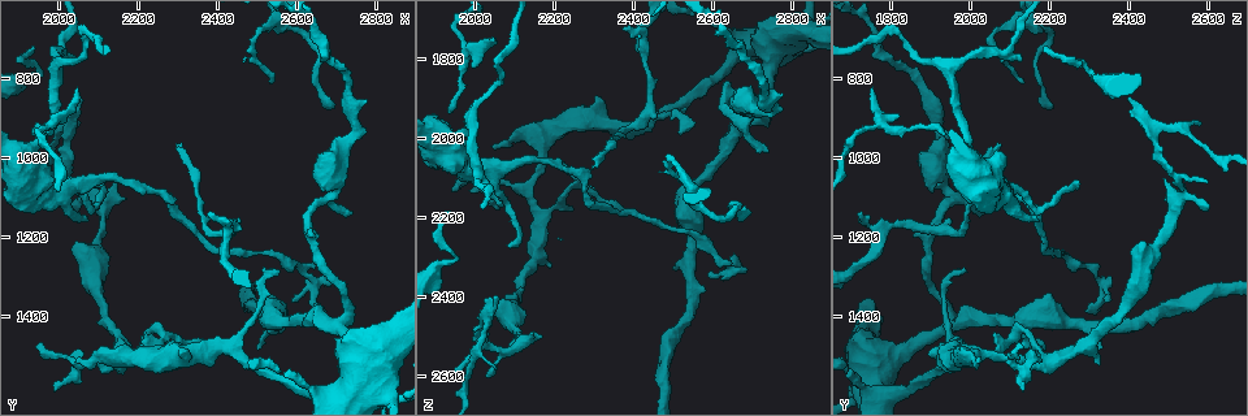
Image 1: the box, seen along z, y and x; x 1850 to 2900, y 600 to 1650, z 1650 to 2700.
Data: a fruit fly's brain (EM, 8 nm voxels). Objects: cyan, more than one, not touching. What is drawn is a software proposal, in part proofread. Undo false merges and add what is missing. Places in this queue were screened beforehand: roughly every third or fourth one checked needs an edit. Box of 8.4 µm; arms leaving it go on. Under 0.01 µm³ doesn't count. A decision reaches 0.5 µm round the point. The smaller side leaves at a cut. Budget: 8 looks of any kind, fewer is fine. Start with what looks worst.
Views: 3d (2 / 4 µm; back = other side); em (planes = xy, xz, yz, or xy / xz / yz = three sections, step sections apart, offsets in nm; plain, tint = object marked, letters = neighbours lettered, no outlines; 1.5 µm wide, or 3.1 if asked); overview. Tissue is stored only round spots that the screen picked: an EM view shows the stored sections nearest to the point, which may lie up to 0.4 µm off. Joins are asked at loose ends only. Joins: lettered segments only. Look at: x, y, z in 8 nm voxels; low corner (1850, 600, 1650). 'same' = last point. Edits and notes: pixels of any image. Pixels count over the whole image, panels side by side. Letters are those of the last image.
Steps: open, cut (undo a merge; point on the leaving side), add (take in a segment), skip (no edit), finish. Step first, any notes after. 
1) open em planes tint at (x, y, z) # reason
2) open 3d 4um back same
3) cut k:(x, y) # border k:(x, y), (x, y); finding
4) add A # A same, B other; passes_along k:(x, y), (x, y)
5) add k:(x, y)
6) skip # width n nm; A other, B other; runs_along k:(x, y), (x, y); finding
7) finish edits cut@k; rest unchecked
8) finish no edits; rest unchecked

open 3d 4um at (2695, 875, 2190) # an open end

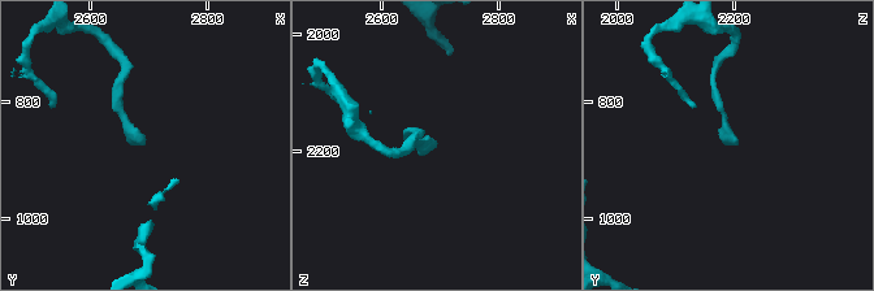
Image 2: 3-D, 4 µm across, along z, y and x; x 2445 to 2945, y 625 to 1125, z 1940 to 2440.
open em yz step 4 letters at (2690, 870, 2190)

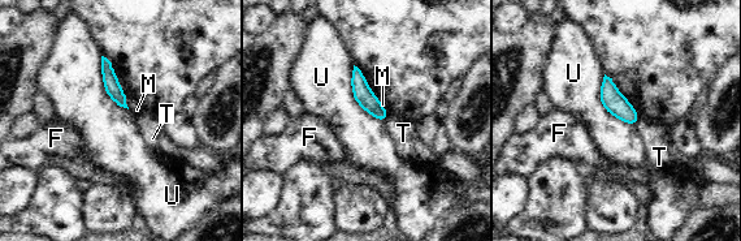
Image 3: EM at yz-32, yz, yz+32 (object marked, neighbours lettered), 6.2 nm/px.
open em planes letters same

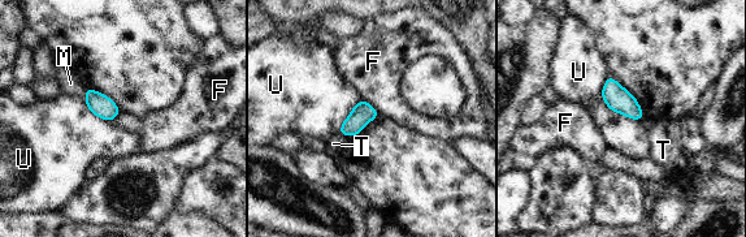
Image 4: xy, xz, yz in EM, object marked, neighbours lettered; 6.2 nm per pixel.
skip # longest_contact U 360 nm; F other, M other, T other, U other; border 4:(607, 74), (603, 103), (640, 121); no lettered segment goes on from it

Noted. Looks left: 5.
open 3d 2um at (2050, 845, 2400) # tapers out

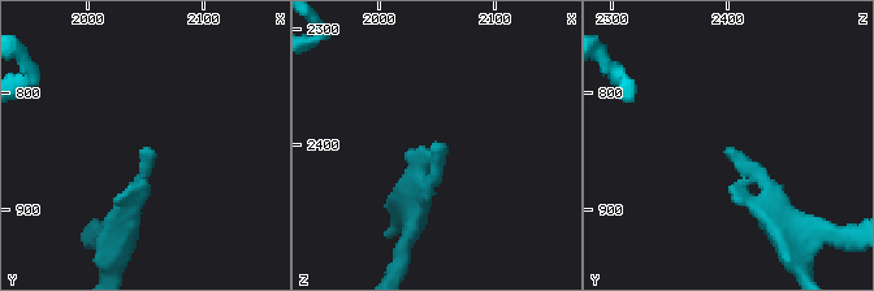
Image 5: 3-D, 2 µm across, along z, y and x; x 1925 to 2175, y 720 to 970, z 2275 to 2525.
open em planes letters at (2052, 850, 2398)

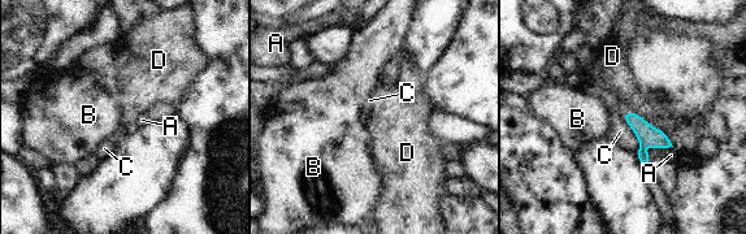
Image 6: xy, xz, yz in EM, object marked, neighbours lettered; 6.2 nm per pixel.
skip # A other, B other, C other, D other; runs_along 6:(629, 113), (643, 131), (645, 164); no lettered segment goes on from it

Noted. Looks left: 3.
open em planes tint at (2505, 1475, 2330) # free end

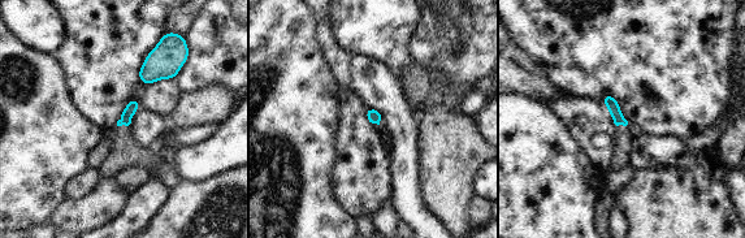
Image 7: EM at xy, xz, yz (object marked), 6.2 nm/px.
open em planes letters same

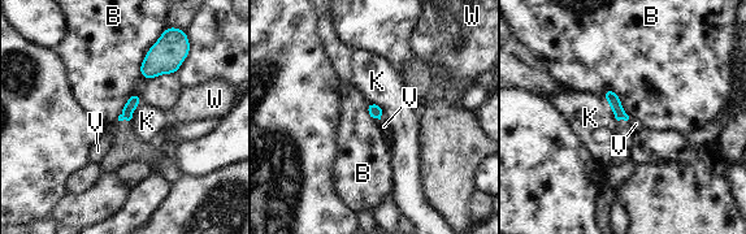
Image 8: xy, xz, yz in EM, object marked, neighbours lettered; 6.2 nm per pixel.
skip # B other, K other, V other, W other; border 8:(604, 89), (617, 95), (629, 116); no lettered segment goes on from it

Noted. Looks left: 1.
finish no edits; rest unchecked

